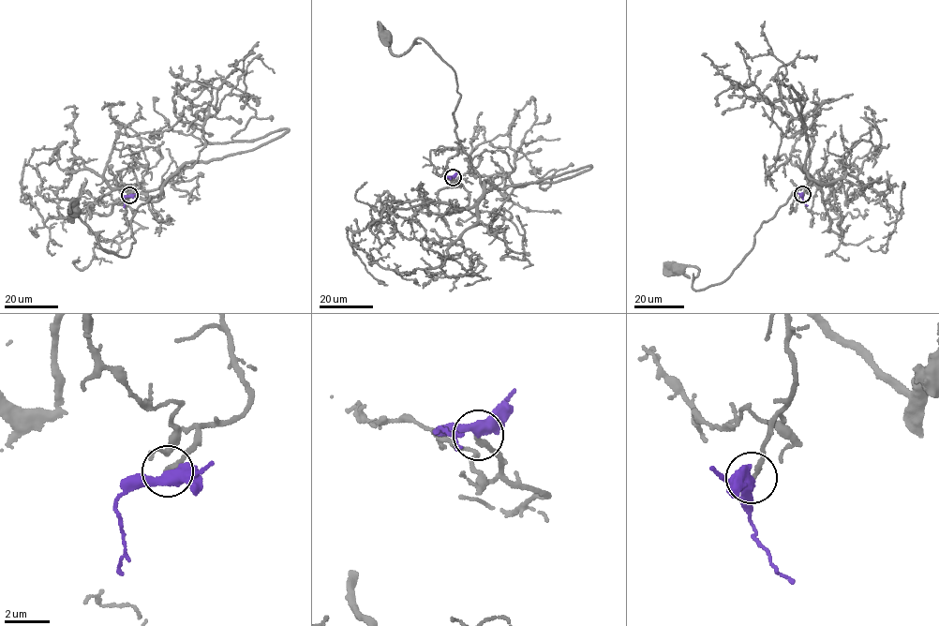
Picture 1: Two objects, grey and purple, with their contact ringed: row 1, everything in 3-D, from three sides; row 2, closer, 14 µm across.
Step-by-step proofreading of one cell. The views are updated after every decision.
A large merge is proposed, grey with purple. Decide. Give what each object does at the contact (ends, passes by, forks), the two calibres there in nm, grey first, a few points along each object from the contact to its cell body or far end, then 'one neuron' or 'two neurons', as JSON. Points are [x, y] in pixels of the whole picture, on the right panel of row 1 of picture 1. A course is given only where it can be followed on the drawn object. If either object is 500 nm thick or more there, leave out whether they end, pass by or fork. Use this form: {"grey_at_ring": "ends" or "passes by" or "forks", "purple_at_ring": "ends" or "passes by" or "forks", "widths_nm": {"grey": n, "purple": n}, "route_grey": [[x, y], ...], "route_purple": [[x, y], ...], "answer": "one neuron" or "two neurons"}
{"grey_at_ring": "ends", "purple_at_ring": "passes by", "widths_nm": {"grey": 220, "purple": 440}, "route_grey": [[802, 194], [803, 169], [820, 185], [831, 182], [793, 192], [722, 283], [696, 290], [698, 269], [677, 271]], "route_purple": [[802, 194], [802, 201], [807, 205]], "answer": "one neuron"}

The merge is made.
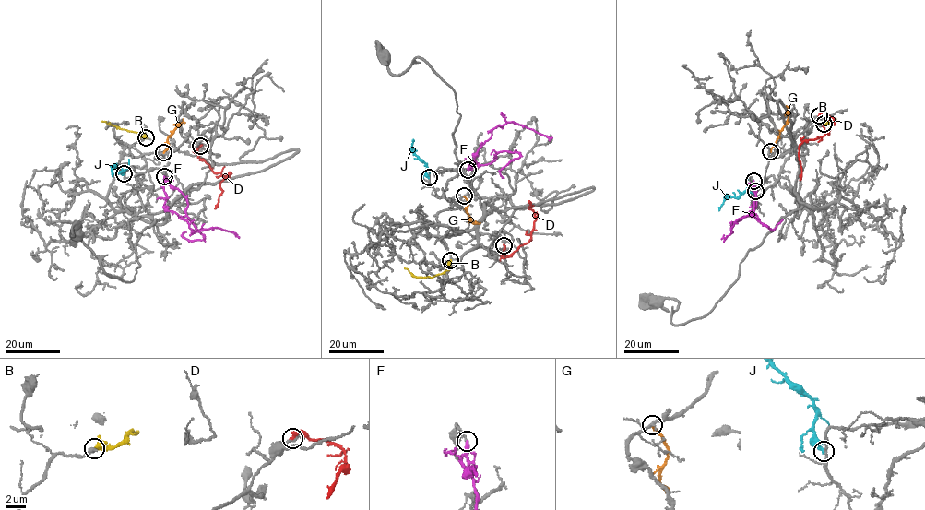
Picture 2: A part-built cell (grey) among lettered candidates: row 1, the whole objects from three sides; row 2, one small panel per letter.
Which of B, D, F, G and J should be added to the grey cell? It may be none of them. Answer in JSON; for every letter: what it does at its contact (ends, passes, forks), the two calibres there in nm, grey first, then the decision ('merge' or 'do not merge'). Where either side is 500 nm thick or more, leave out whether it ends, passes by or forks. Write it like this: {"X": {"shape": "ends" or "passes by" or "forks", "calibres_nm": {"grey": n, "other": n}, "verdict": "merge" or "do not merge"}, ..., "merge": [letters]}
{"B": {"shape": "ends", "calibres_nm": {"grey": 300, "other": 420}, "verdict": "merge"}, "D": {"shape": "ends", "calibres_nm": {"grey": 160, "other": 340}, "verdict": "do not merge"}, "F": {"shape": "ends", "calibres_nm": {"grey": 70, "other": 360}, "verdict": "do not merge"}, "G": {"shape": "ends", "calibres_nm": {"grey": 240, "other": 200}, "verdict": "do not merge"}, "J": {"shape": "ends", "calibres_nm": {"grey": 180, "other": 320}, "verdict": "do not merge"}, "merge": ["B"]}

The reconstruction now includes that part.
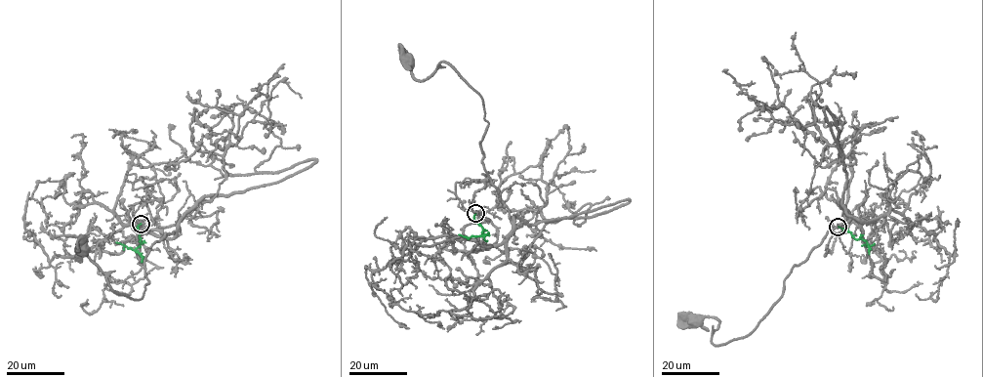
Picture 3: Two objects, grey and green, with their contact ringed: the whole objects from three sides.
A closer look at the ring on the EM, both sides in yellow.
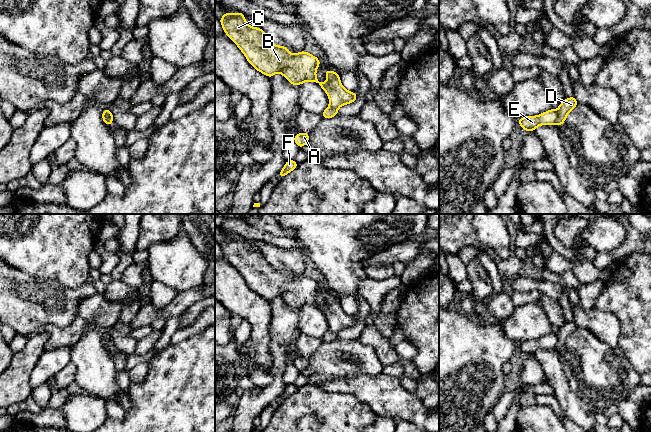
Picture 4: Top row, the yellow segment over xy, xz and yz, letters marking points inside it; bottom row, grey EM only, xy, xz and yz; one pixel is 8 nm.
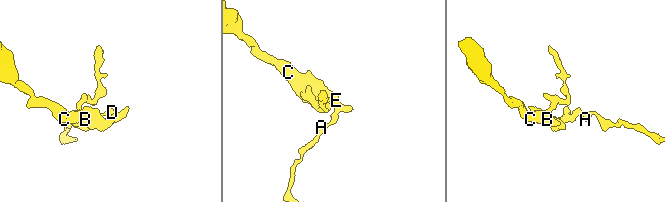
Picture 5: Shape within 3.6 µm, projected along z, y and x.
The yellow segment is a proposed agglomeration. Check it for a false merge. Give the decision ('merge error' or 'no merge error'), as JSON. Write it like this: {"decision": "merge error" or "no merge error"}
{"decision": "merge error"}

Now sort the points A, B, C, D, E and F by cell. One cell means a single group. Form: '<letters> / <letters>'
A D F / B C E

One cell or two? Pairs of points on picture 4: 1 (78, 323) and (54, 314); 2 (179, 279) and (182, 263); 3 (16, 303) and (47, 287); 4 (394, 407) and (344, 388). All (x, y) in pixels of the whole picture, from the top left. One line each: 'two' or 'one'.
1: two
2: one
3: one
4: one

